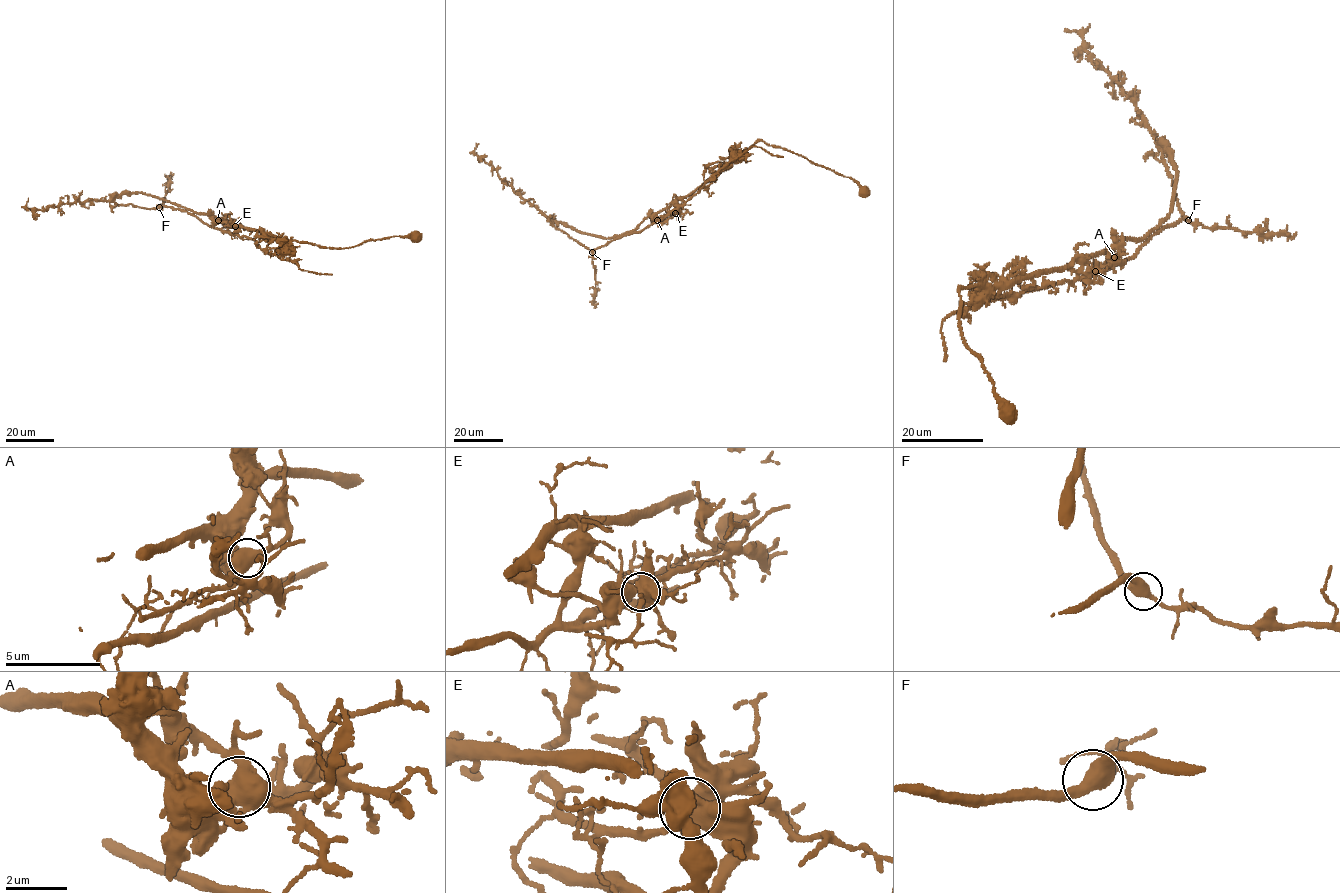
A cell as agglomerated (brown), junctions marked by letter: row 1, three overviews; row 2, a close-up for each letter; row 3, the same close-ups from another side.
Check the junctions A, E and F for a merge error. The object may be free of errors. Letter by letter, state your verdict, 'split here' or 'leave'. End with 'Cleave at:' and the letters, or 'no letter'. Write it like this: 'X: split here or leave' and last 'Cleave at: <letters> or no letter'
A: split here
E: leave
F: leave
Cleave at: A

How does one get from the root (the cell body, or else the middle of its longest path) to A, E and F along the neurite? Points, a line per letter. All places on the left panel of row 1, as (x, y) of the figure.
A: (416, 237), (392, 236), (369, 240), (349, 248), (327, 247), (295, 240), (284, 241), (263, 232), (218, 220)
E: (416, 237), (392, 236), (369, 240), (349, 248), (328, 248), (295, 240), (284, 241), (234, 223), (235, 226)
F: (416, 237), (369, 240), (343, 248), (284, 241), (268, 234), (257, 243), (210, 226), (184, 211), (159, 207)

